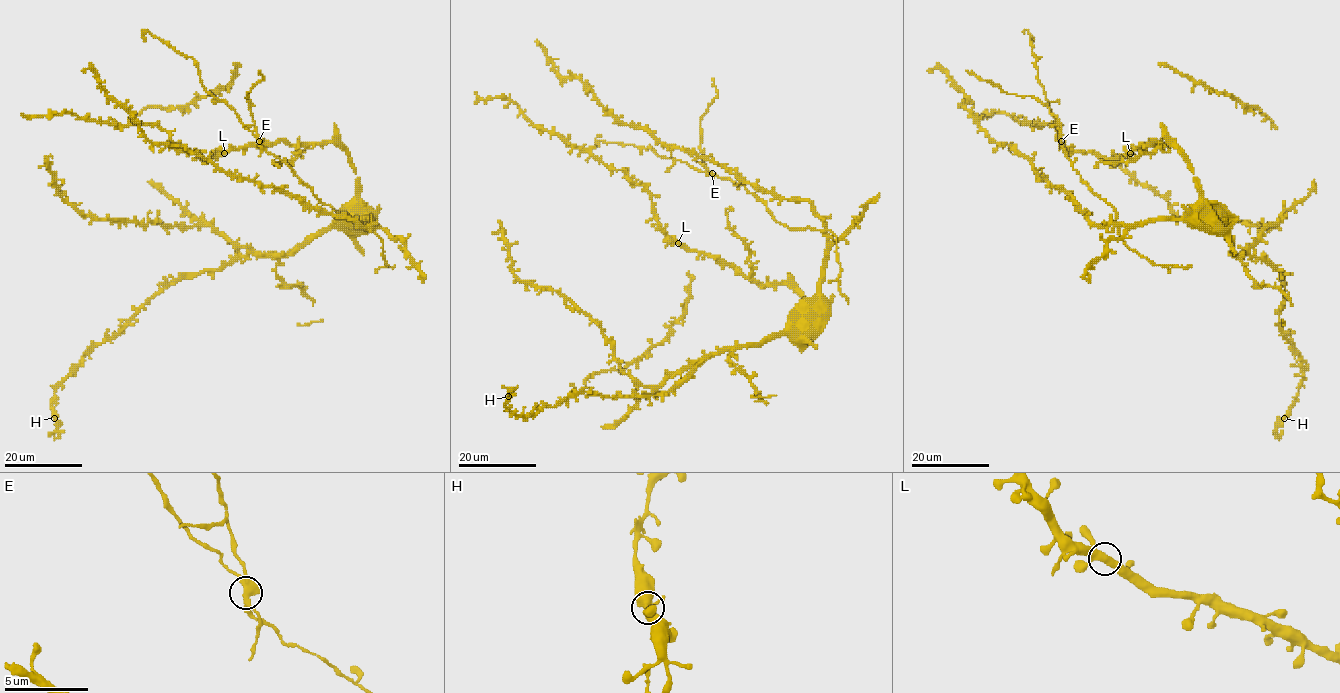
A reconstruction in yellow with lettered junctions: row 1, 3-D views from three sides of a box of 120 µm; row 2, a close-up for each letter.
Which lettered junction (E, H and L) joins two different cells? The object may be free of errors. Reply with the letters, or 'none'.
E

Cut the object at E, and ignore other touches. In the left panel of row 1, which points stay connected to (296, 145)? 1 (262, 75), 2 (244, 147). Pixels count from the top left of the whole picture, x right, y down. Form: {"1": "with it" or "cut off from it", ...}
{"1": "cut off from it", "2": "with it"}

